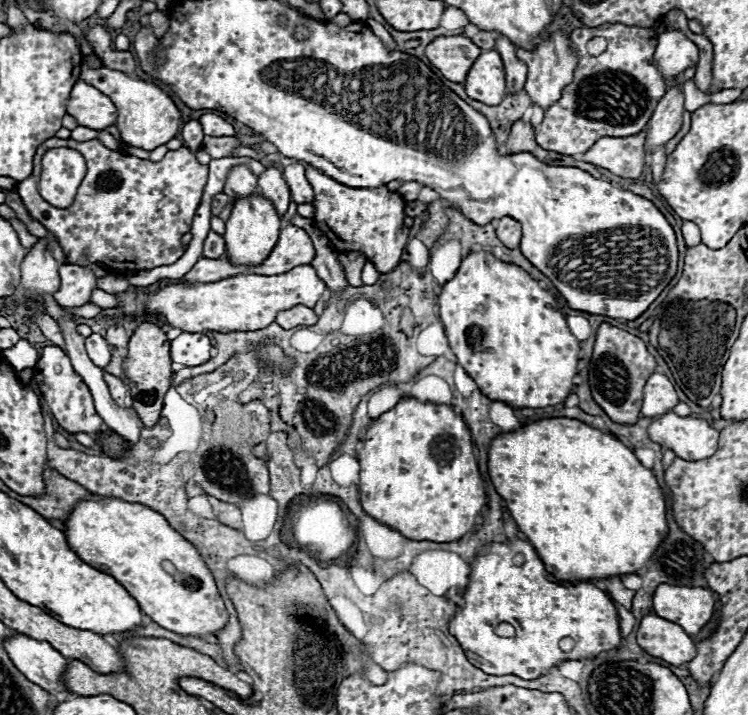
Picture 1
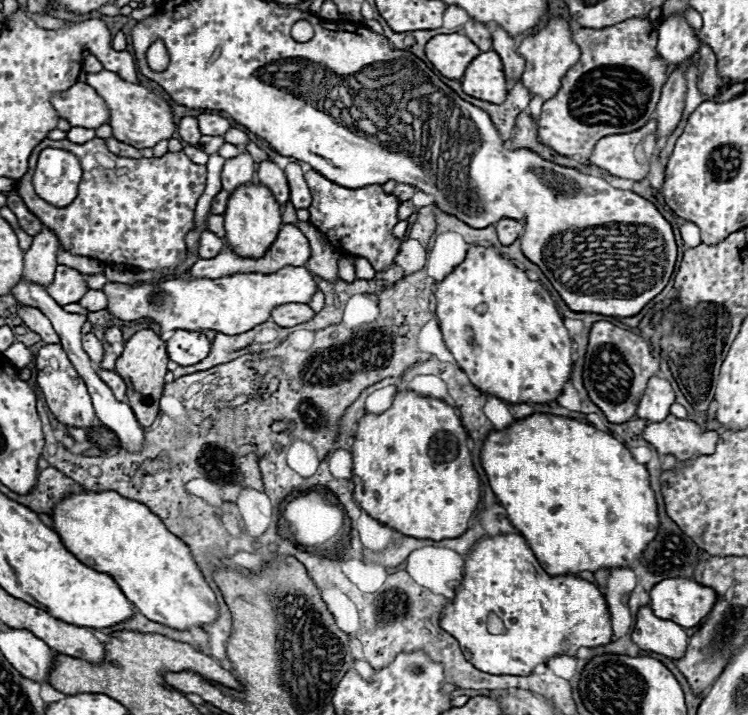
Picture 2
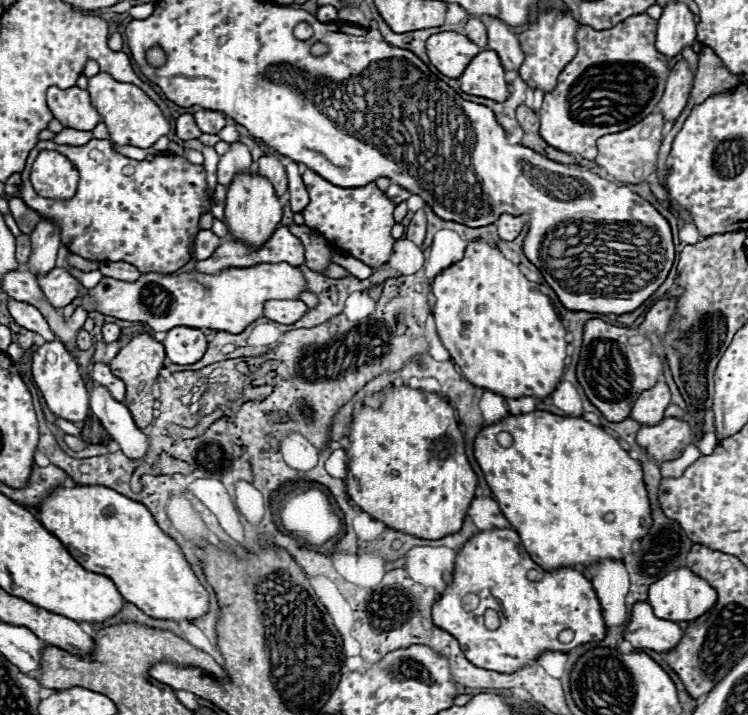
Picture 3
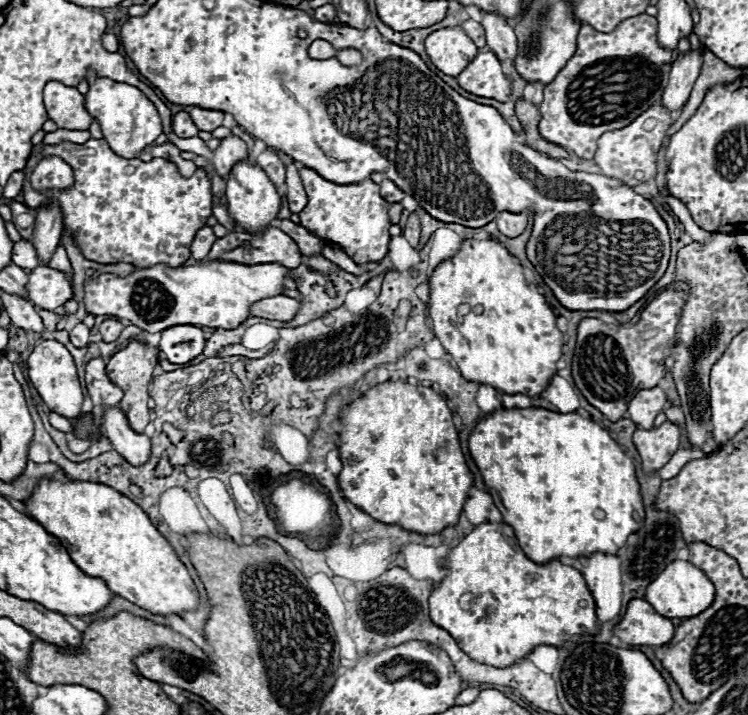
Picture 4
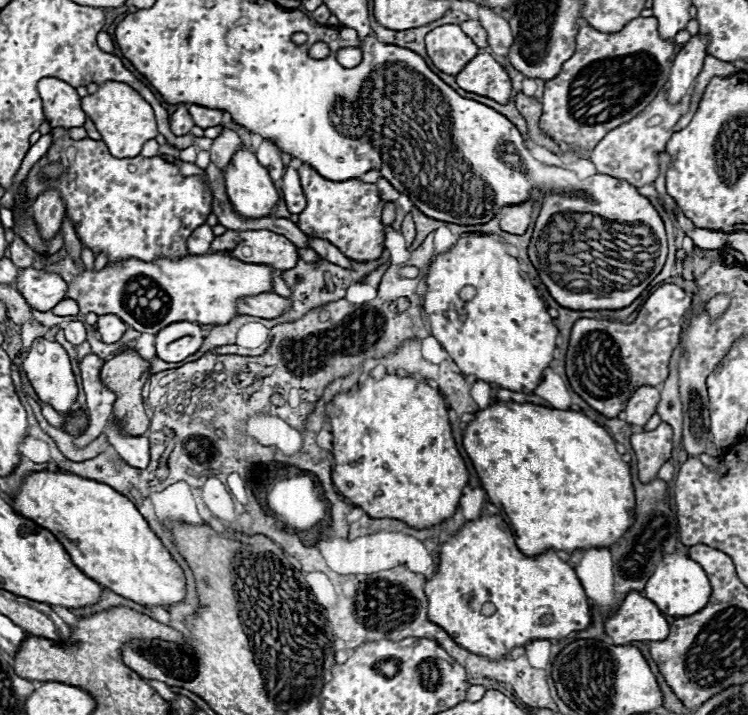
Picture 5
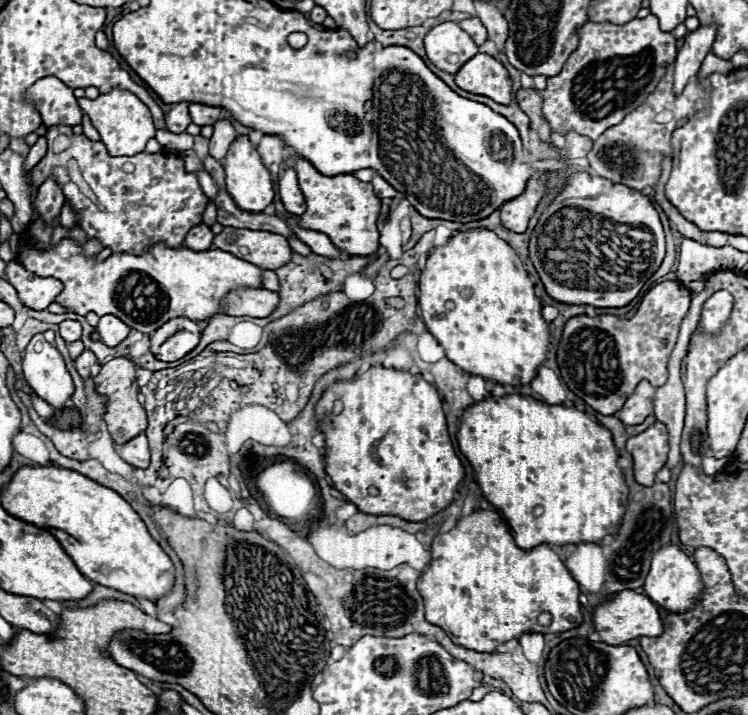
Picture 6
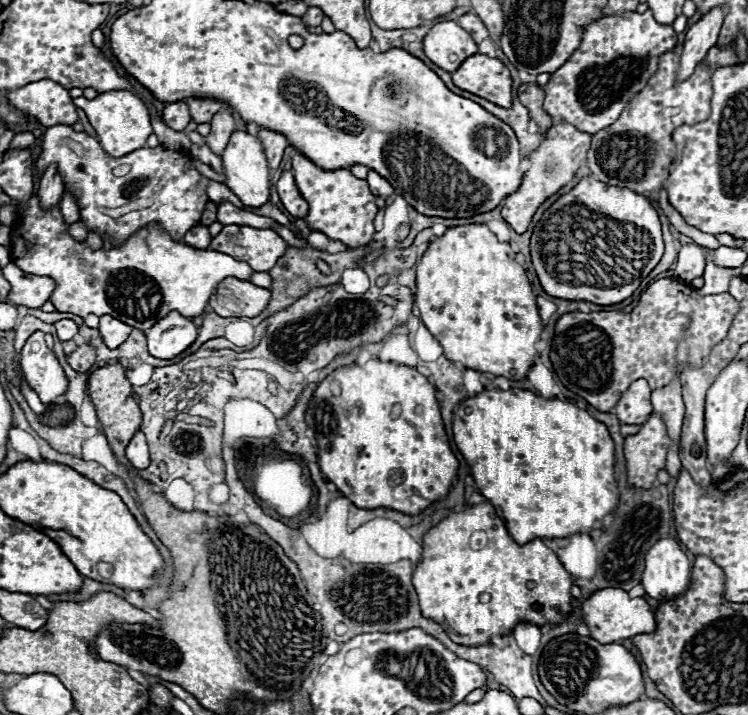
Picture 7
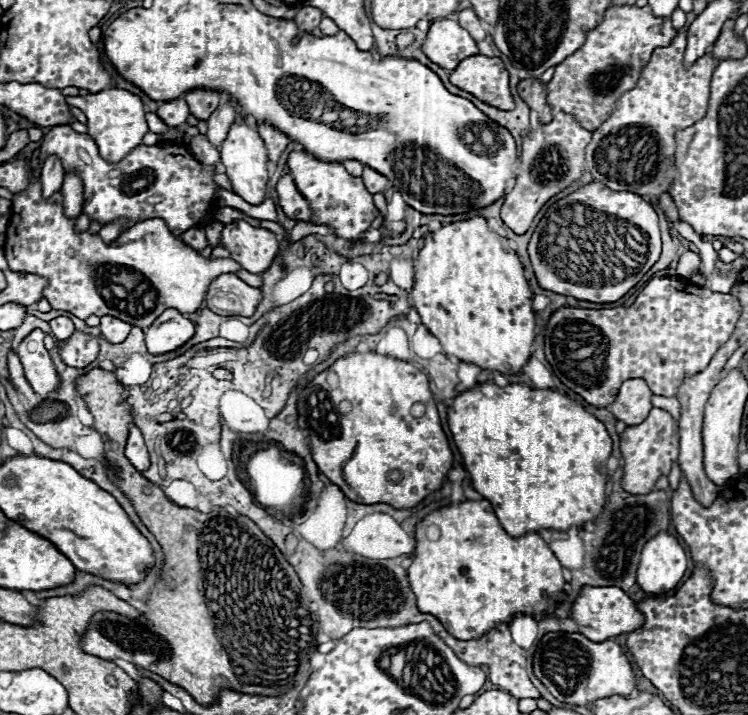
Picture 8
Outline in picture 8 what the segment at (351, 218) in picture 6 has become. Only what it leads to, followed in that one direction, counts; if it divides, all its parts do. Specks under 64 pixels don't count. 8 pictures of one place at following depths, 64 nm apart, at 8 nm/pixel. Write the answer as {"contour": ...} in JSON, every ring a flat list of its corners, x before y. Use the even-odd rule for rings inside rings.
{"contour":[[290,152,288,156,290,174,294,176,294,182,302,196,310,202,312,208,312,224,328,226,338,238,344,240,360,240,366,230,370,230,372,220,380,214,378,208,372,202,372,194,366,190,362,178,356,178,346,172,342,164,328,164,320,162,318,158,312,158,308,152]]}

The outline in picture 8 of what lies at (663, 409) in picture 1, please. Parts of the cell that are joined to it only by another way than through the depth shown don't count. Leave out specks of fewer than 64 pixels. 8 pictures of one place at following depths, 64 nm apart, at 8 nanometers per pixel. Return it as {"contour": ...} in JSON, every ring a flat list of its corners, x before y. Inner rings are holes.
{"contour":[[632,378,628,382,622,384,616,402,612,406,608,406,608,410,622,422,626,422,628,426,640,424,648,418,650,410,652,410,652,392,646,386,646,382,642,378]]}

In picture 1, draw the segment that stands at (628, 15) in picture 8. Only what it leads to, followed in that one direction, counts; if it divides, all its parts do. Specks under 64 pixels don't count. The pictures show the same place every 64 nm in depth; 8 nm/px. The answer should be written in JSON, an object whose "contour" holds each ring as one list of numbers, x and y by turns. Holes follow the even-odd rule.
{"contour":[[624,24,576,28,570,34,570,48,578,58,574,80,564,88,562,98,544,112,544,120,536,132,536,142,544,150,574,156,584,154,604,136,624,138,640,134,666,92,666,82,654,64,656,38,658,34,654,30],[592,38,606,38,608,42,608,48,600,56,590,56,586,50,586,42]]}

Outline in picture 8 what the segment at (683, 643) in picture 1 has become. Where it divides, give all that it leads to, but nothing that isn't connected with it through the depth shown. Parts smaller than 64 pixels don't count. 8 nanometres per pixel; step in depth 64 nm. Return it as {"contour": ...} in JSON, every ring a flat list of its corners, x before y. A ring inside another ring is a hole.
{"contour":[[616,586,584,588,572,606,572,618,578,622,580,634,590,638,592,642,604,642,620,634,630,634,632,630,642,628,646,622,646,616,638,610,638,602,634,602,624,590]]}

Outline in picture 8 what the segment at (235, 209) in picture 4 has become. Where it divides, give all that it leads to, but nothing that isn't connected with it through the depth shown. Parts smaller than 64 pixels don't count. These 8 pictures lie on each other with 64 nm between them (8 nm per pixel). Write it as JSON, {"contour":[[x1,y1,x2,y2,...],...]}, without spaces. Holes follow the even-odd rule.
{"contour":[[246,122,232,124,232,130,228,132,228,138,224,140,220,148,222,164,226,166,226,176,230,178,232,190,242,196,248,204,260,204,266,198,266,182,268,182,268,170,266,170,266,148,258,132,254,132]]}

